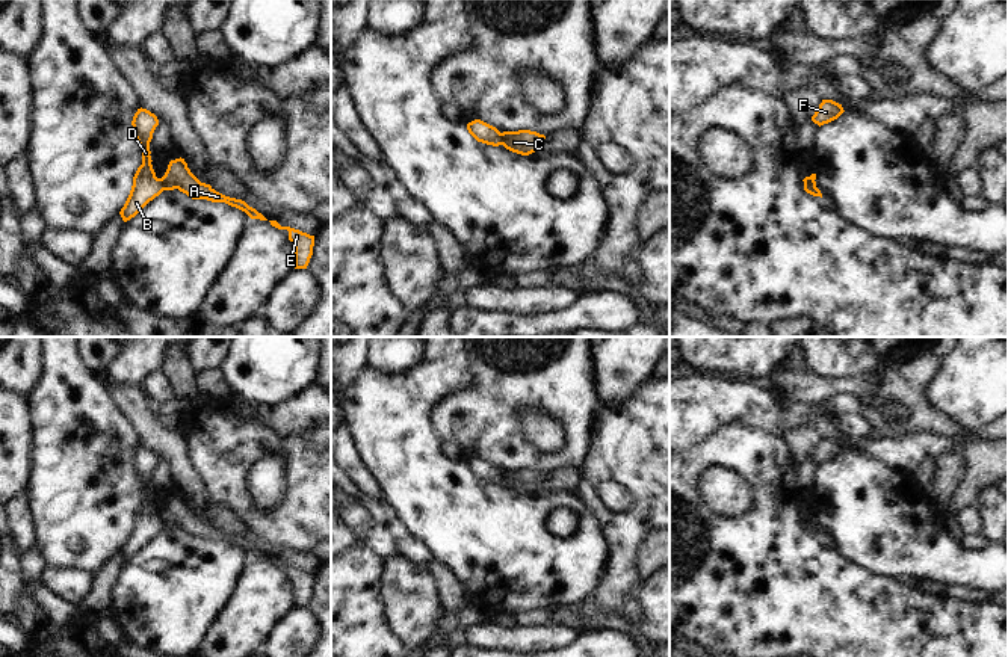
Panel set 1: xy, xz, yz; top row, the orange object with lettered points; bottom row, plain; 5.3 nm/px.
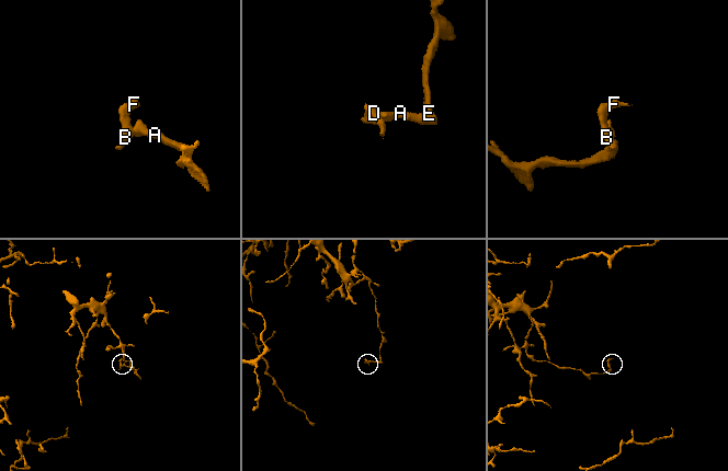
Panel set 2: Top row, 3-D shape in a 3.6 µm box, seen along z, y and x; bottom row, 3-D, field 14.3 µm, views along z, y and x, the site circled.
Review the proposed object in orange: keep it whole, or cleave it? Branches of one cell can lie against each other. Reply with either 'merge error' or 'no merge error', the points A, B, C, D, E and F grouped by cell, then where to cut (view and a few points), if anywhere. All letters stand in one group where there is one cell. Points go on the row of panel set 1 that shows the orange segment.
merge error; groups A C E / B D F; cut xy (159, 178), (165, 189)

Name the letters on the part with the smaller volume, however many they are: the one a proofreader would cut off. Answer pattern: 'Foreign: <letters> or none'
Foreign: B, D, F

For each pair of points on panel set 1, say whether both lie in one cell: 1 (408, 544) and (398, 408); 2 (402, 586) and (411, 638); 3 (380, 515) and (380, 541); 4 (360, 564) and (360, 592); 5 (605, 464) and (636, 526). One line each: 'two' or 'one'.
1: two
2: one
3: one
4: one
5: one

